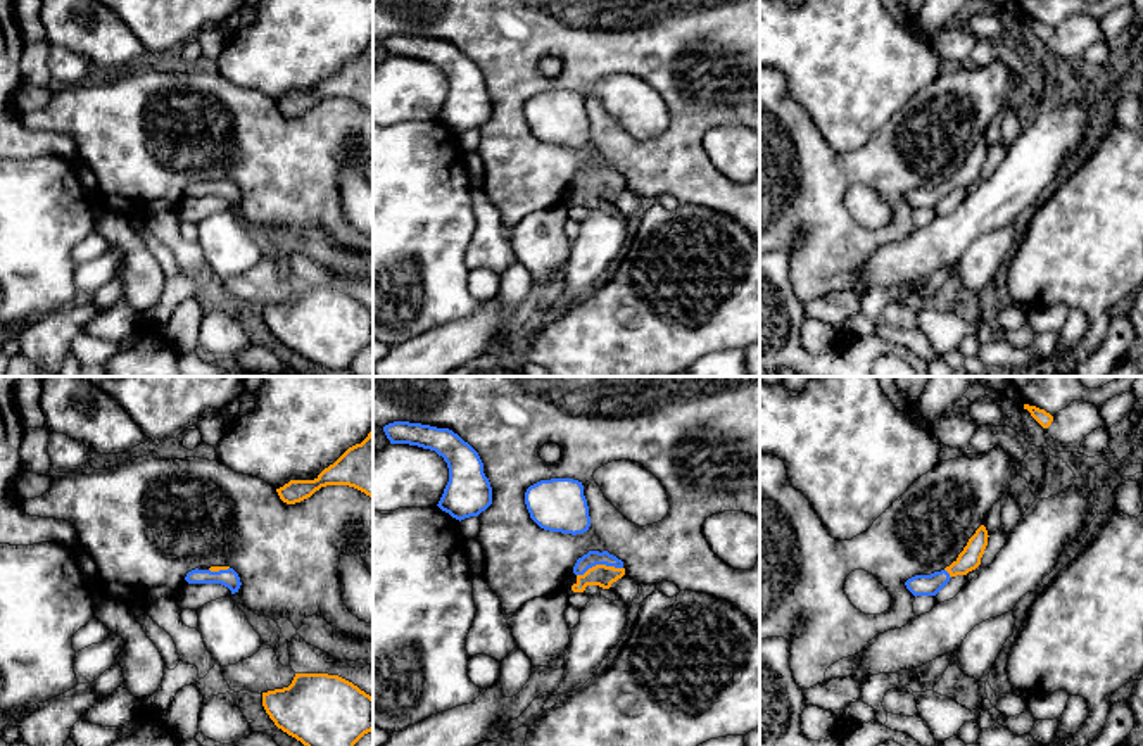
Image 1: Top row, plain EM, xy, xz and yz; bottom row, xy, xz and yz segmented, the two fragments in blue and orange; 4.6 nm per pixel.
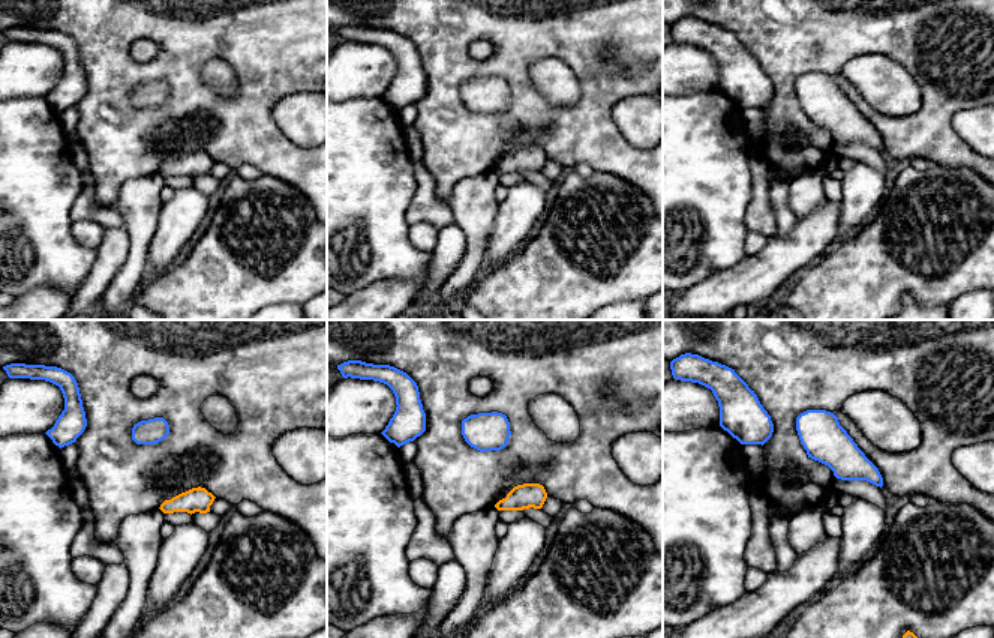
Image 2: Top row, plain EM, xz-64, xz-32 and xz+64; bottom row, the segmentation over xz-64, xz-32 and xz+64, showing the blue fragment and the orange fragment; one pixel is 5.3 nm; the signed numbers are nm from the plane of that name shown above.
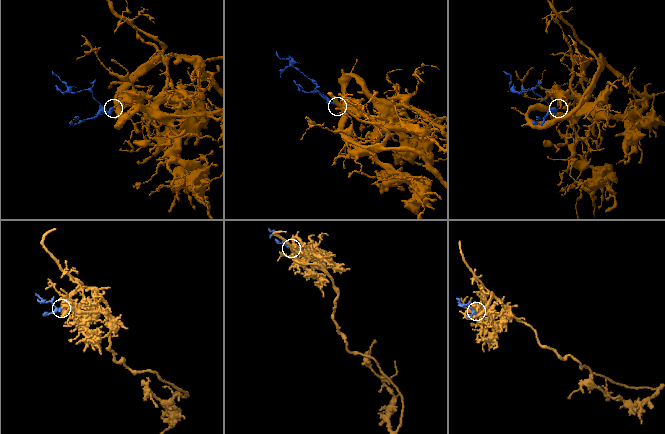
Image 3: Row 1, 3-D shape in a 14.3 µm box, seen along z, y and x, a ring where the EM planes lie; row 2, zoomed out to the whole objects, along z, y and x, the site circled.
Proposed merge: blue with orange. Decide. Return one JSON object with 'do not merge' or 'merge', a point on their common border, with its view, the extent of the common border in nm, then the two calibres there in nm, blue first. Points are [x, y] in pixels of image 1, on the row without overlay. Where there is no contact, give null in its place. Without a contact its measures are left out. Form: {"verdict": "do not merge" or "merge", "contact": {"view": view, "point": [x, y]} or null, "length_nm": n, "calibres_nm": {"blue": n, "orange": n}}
{"verdict": "merge", "contact": {"view": "xz", "point": [599, 177]}, "length_nm": 220, "calibres_nm": {"blue": 70, "orange": 100}}

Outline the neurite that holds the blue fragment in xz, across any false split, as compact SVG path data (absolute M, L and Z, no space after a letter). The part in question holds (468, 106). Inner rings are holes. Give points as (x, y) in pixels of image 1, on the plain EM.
M394 35L383 40L390 57L409 57L435 64L449 81L449 95L439 121L456 133L478 130L492 117L492 100L478 66L449 41Z

